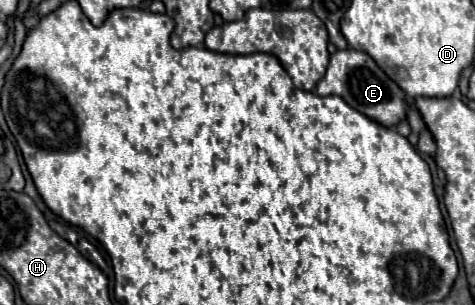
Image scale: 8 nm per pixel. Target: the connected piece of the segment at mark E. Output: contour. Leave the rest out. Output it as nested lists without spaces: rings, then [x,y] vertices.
[[[352,48],[338,50],[336,54],[330,56],[328,70],[326,70],[324,78],[318,82],[316,92],[320,96],[336,94],[336,96],[344,98],[354,110],[358,110],[364,116],[380,122],[382,126],[392,126],[392,128],[402,118],[406,118],[406,106],[414,104],[414,100],[408,98],[398,88],[398,84],[392,78],[388,78],[384,74],[384,70],[366,52],[358,52],[358,50],[352,50]]]

